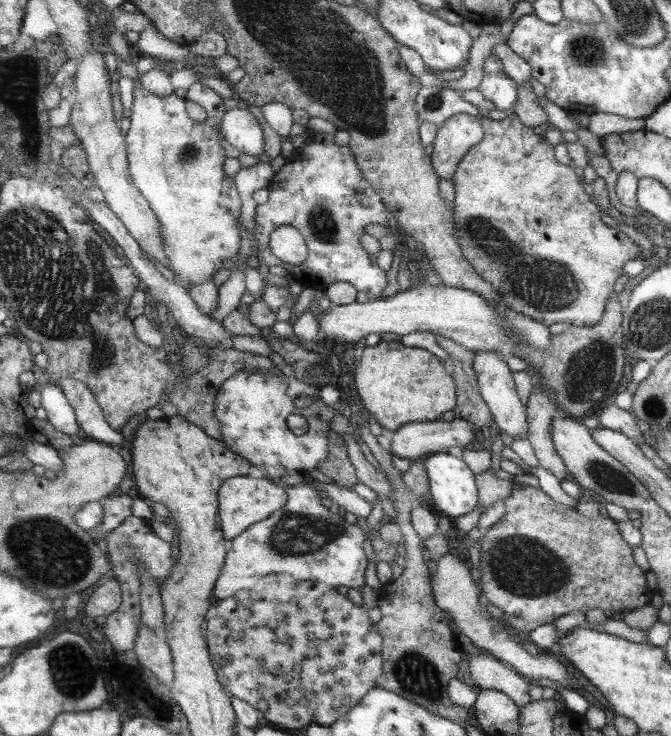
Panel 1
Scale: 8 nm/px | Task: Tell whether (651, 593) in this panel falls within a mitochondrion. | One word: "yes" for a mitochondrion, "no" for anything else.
no

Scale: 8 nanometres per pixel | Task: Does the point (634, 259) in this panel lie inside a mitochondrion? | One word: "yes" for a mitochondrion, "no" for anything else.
no

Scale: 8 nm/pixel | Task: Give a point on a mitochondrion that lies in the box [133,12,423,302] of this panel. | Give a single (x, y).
(361, 104)

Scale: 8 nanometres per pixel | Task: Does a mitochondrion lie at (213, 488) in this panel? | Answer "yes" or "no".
no

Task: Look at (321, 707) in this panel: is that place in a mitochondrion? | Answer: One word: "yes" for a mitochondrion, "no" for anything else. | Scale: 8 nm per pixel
no

